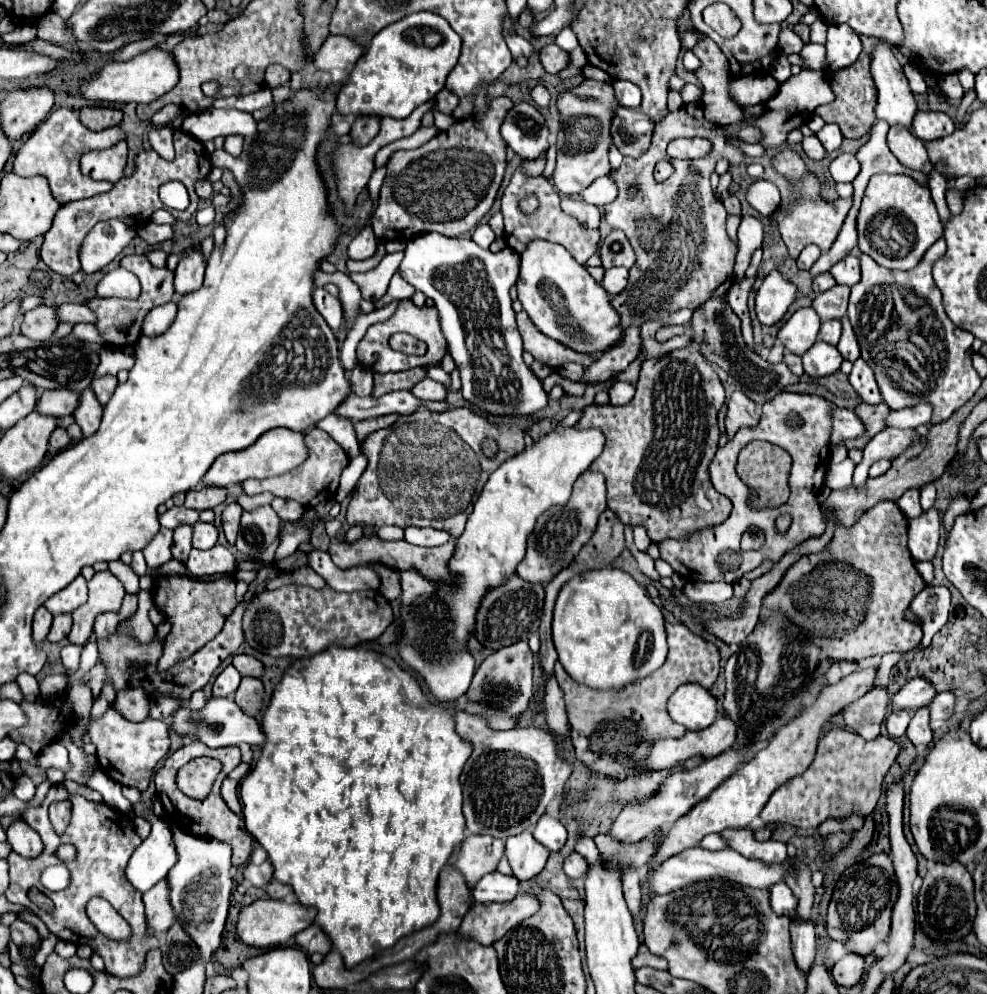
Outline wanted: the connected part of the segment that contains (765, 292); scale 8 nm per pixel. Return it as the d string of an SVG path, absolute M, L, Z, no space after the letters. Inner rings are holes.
M770 272L756 292L756 316L762 326L772 326L786 314L796 298L796 286L782 278L780 272Z

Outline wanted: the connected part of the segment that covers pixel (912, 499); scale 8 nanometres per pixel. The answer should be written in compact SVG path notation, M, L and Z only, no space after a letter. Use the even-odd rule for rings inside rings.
M912 488L912 490L904 492L902 498L896 504L904 512L906 518L920 516L922 514L922 508L920 508L920 488Z

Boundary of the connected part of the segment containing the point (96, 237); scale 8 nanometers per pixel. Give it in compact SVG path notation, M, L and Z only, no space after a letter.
M104 220L98 222L84 238L78 248L78 256L82 262L82 270L86 274L98 272L106 264L110 264L136 236L136 230L126 226L122 220Z

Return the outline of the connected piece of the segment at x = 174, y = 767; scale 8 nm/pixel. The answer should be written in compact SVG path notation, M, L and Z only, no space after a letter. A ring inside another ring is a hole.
M194 740L186 746L182 746L180 750L176 750L174 754L170 754L164 762L164 770L160 768L154 776L154 784L156 784L156 794L164 806L164 816L168 818L170 824L176 824L178 828L182 828L184 832L190 832L194 836L206 836L206 838L218 838L218 840L226 840L234 854L232 854L232 864L234 866L242 866L248 862L250 858L250 852L252 852L252 836L246 832L244 828L244 822L242 818L238 818L234 812L230 812L230 808L222 802L222 796L220 796L220 784L222 780L228 776L228 772L232 772L236 766L240 764L240 748L238 746L226 746L226 748L206 748L202 742ZM200 756L208 756L208 758L216 758L222 762L222 770L218 774L218 778L214 780L212 784L212 790L210 794L204 798L204 800L192 800L190 796L186 796L184 792L180 792L180 788L176 786L176 774L178 774L178 768L182 768L184 764L188 764L190 760L194 758L200 758Z

